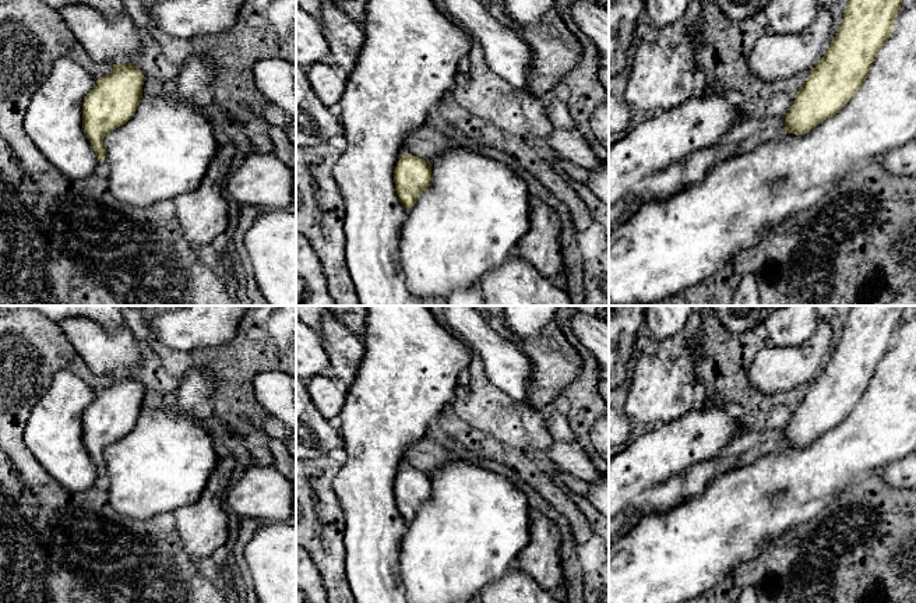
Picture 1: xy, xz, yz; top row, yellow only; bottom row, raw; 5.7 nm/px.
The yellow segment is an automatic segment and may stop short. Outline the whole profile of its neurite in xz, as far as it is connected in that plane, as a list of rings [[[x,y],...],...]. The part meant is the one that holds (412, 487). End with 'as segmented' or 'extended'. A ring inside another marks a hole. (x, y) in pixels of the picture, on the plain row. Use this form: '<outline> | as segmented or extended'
[[[404,465],[394,483],[395,502],[402,518],[409,523],[420,507],[431,497],[431,476]]] | as segmented

